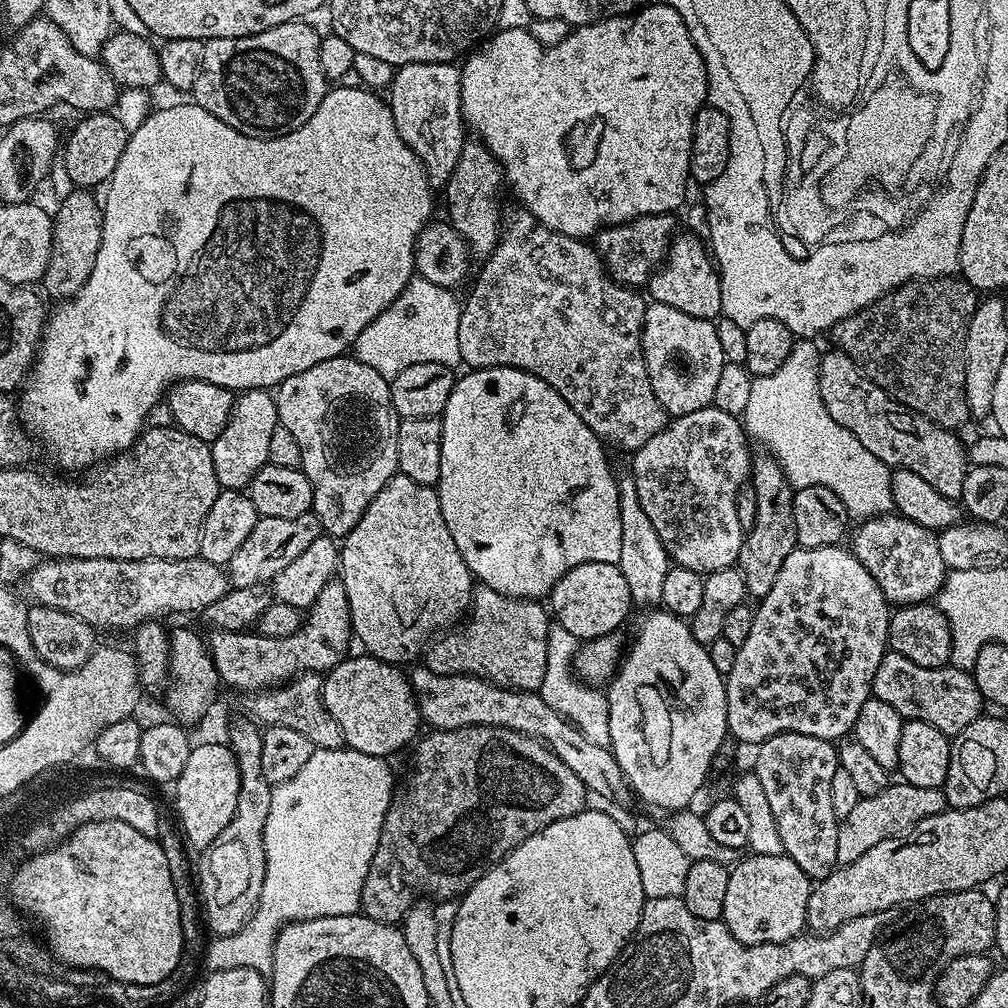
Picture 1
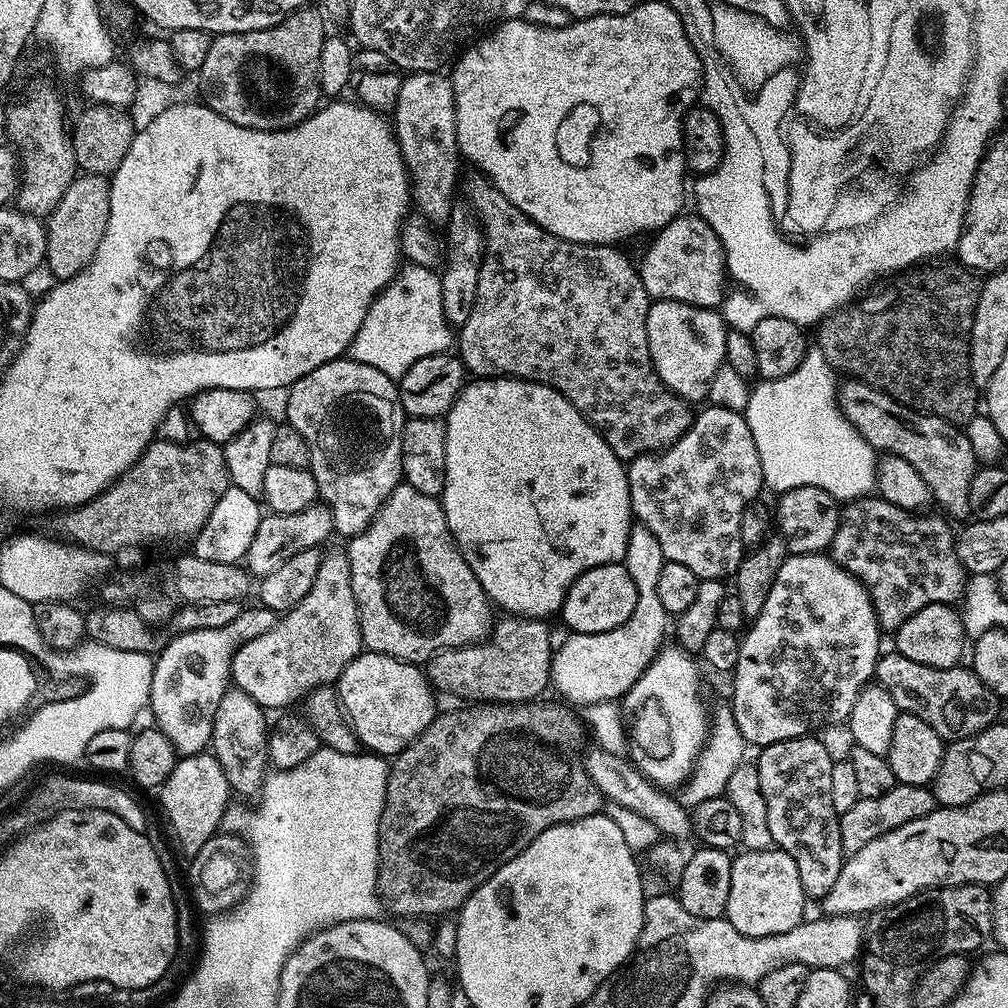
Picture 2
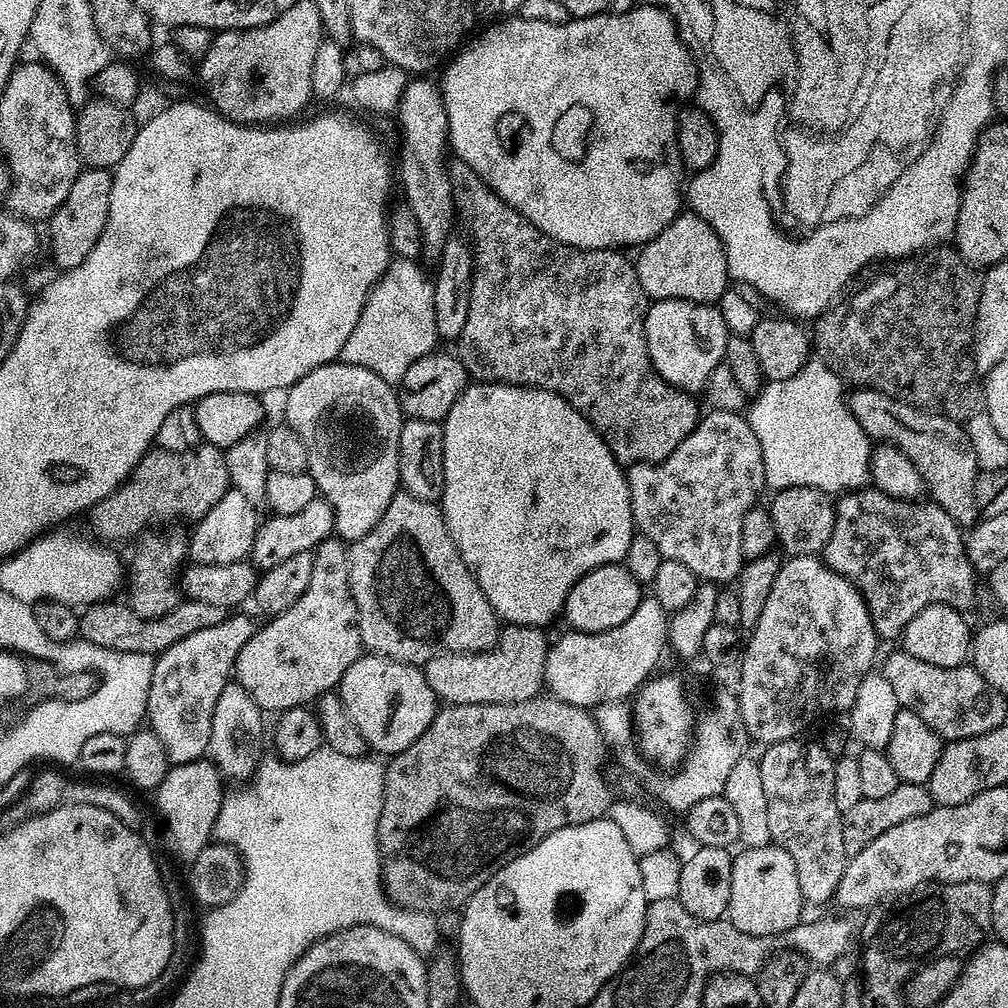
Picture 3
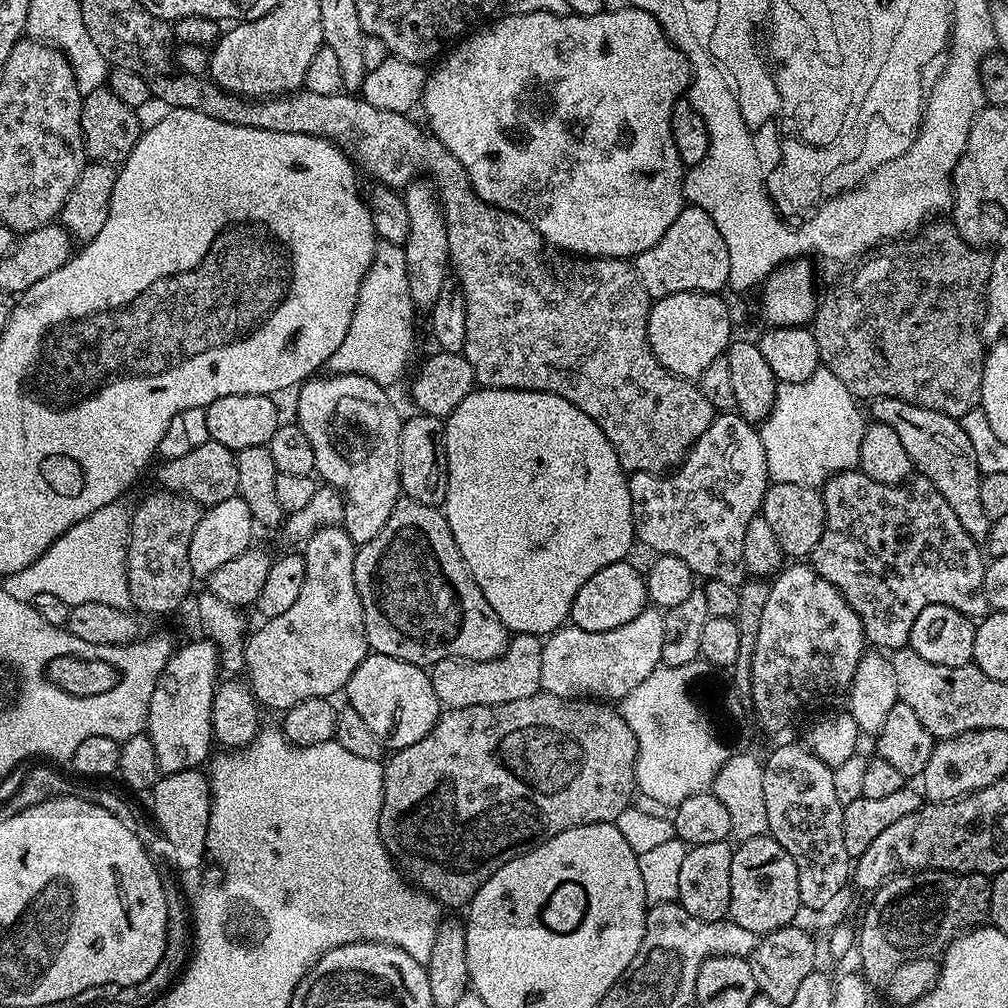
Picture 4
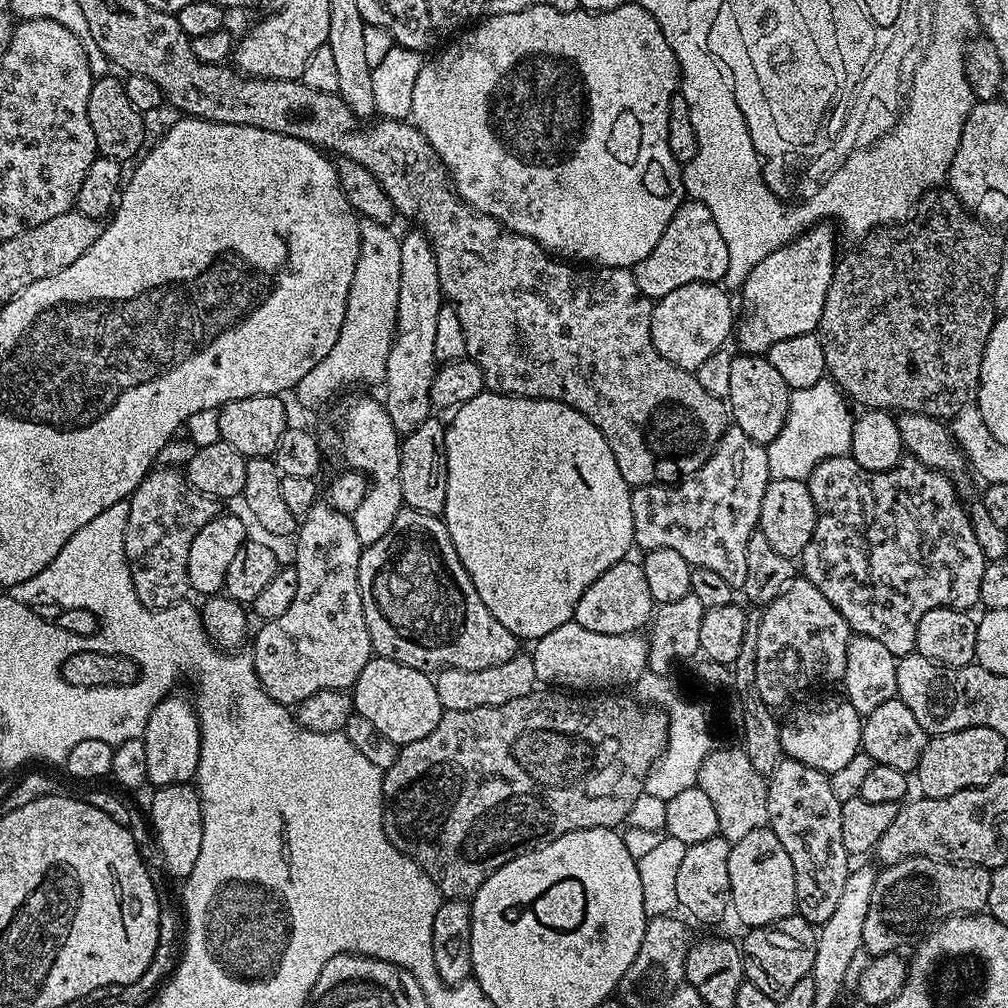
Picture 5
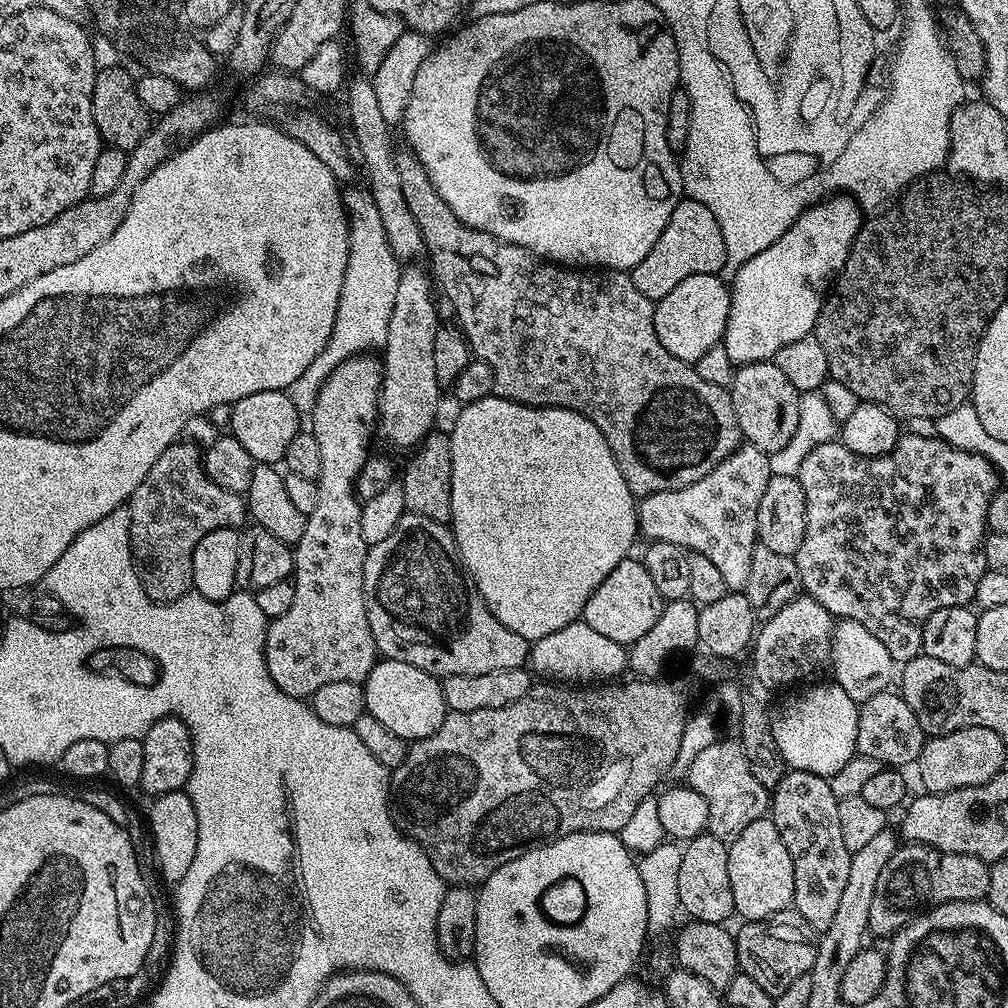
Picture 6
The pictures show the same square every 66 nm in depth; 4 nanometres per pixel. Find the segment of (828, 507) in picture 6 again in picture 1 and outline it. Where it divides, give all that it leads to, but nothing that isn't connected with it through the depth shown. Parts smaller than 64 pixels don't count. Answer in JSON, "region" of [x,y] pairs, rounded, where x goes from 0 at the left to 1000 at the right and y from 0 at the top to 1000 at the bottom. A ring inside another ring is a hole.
{"region":[[[892,510],[868,512],[850,519],[844,529],[843,547],[863,565],[882,600],[915,599],[924,596],[936,583],[942,564],[931,547],[931,531]]]}

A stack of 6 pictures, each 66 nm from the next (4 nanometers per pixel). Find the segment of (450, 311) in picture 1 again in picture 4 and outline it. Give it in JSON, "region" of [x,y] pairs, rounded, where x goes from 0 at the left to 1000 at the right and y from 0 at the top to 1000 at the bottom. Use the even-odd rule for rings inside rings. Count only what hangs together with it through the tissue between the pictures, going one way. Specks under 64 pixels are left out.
{"region":[[[374,241],[367,268],[363,268],[359,284],[355,288],[355,300],[351,304],[351,315],[347,315],[347,327],[343,327],[339,343],[335,343],[331,351],[327,351],[324,368],[334,373],[355,371],[359,375],[367,375],[367,379],[375,379],[380,385],[388,386],[389,381],[396,379],[397,372],[409,353],[409,344],[413,341],[413,313],[415,307],[407,296],[407,280],[403,272],[403,252],[400,245],[395,242]]]}

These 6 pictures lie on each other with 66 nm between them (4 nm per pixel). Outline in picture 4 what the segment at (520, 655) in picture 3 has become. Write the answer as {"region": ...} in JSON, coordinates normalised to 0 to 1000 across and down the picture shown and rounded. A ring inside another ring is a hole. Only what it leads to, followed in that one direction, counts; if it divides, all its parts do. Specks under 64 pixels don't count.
{"region":[[[512,629],[505,634],[504,643],[494,653],[482,657],[469,655],[439,655],[428,660],[427,670],[431,688],[435,688],[441,703],[462,700],[486,700],[514,696],[514,692],[526,692],[537,686],[538,645],[537,632]]]}

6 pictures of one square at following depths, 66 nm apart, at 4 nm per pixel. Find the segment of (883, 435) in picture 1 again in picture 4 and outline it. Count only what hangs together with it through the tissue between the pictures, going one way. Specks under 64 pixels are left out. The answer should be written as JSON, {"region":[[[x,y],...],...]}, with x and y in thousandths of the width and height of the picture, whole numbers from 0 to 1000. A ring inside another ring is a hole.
{"region":[[[875,395],[864,398],[864,416],[870,421],[883,423],[889,428],[891,436],[899,450],[903,450],[906,465],[916,475],[922,476],[942,498],[942,506],[954,518],[954,526],[962,530],[969,538],[979,537],[985,516],[974,506],[972,473],[974,471],[970,458],[966,454],[966,442],[962,442],[962,435],[958,435],[958,427],[954,427],[951,416],[938,411],[931,411],[931,407],[919,407],[915,403],[907,403],[903,399],[895,399],[891,395]]]}

